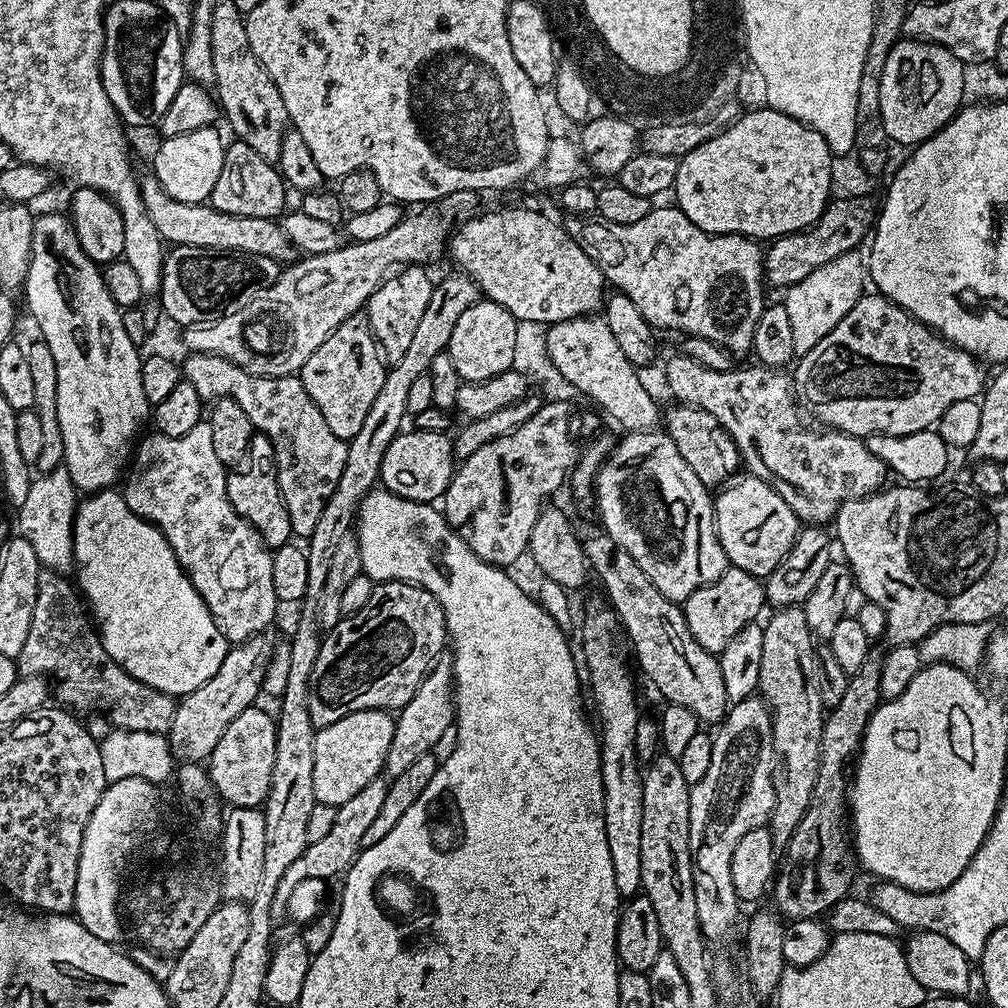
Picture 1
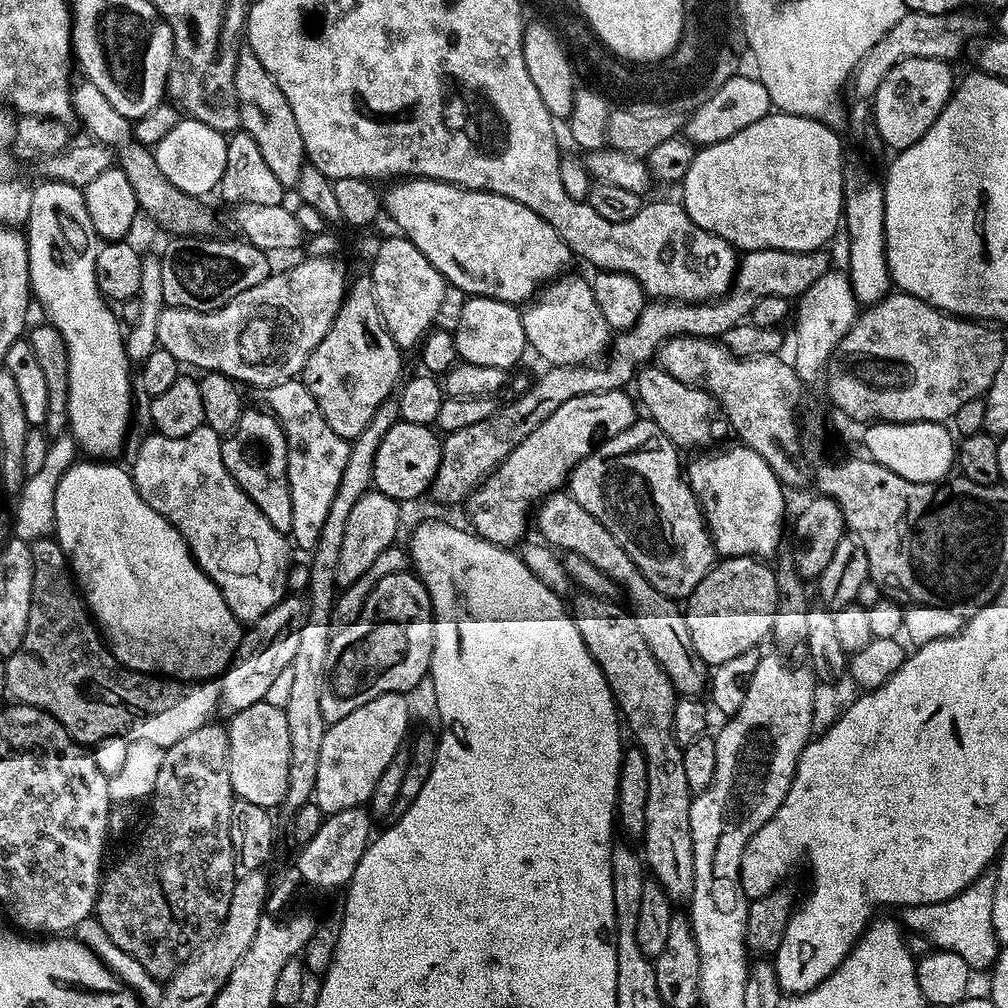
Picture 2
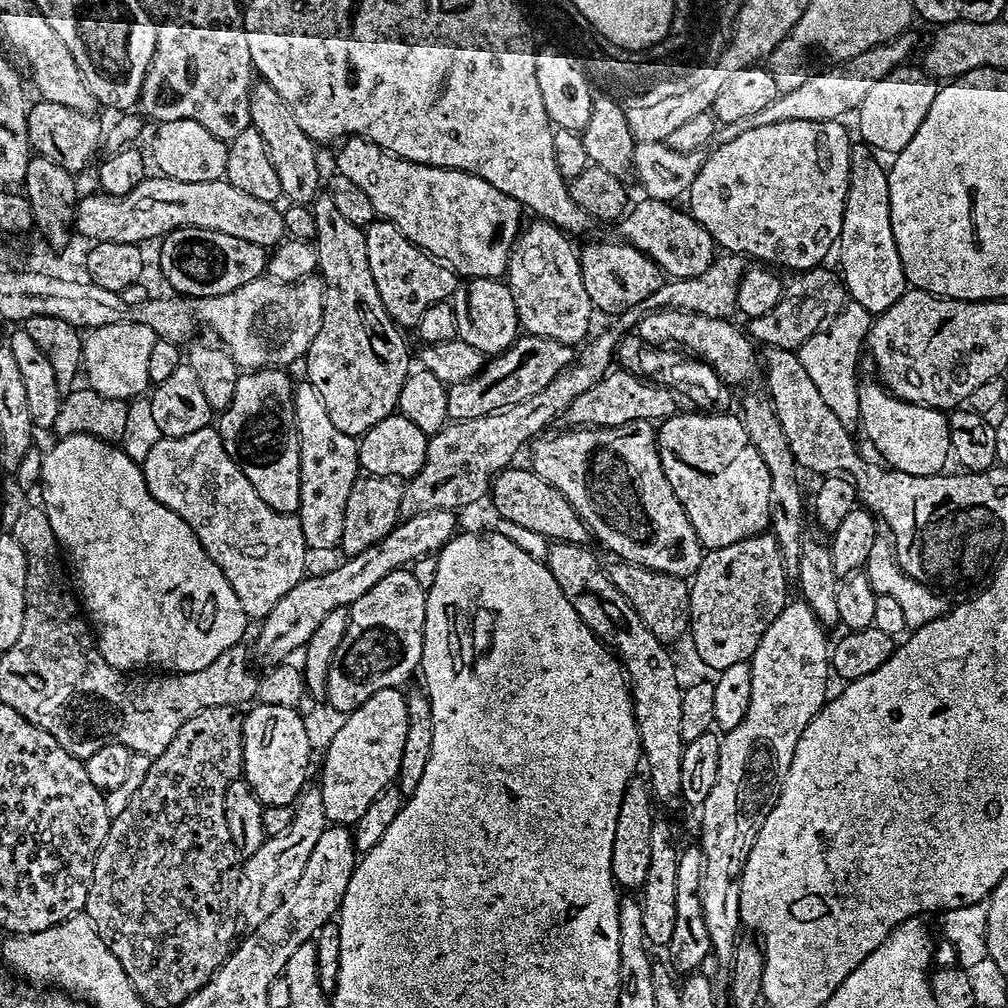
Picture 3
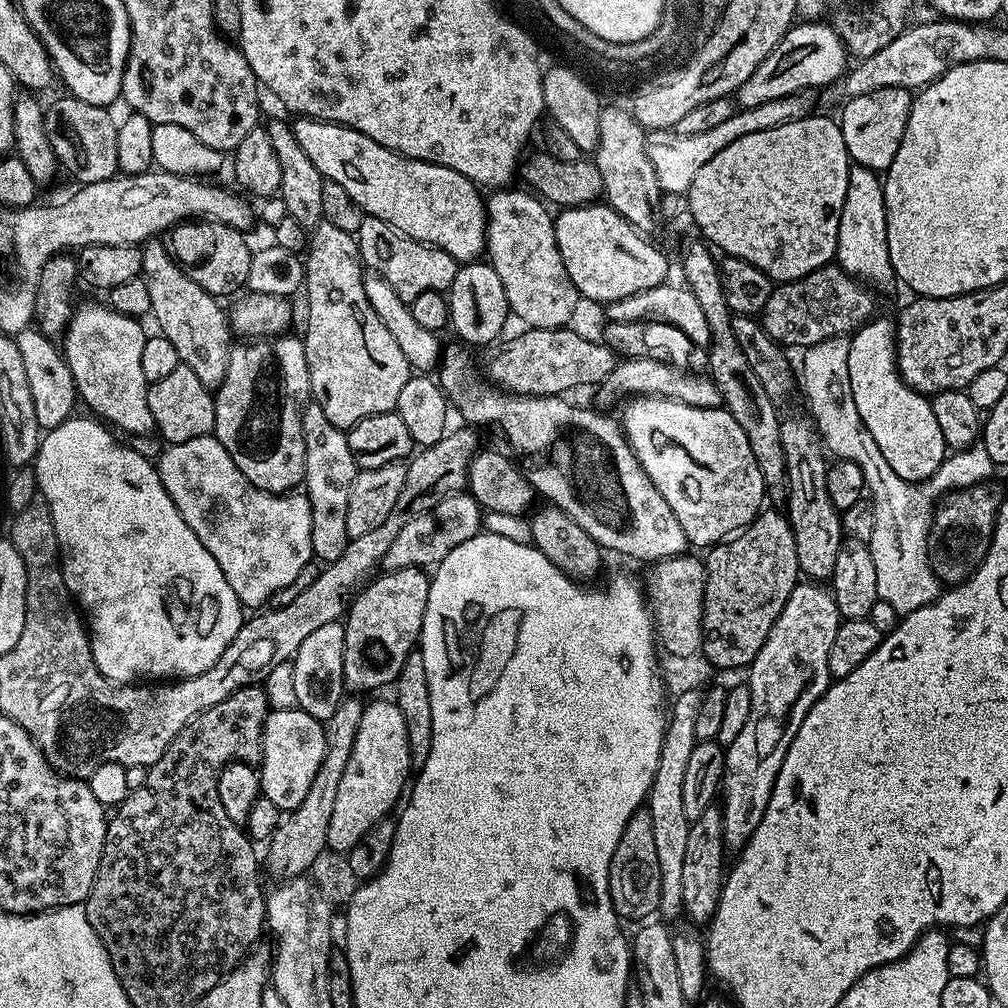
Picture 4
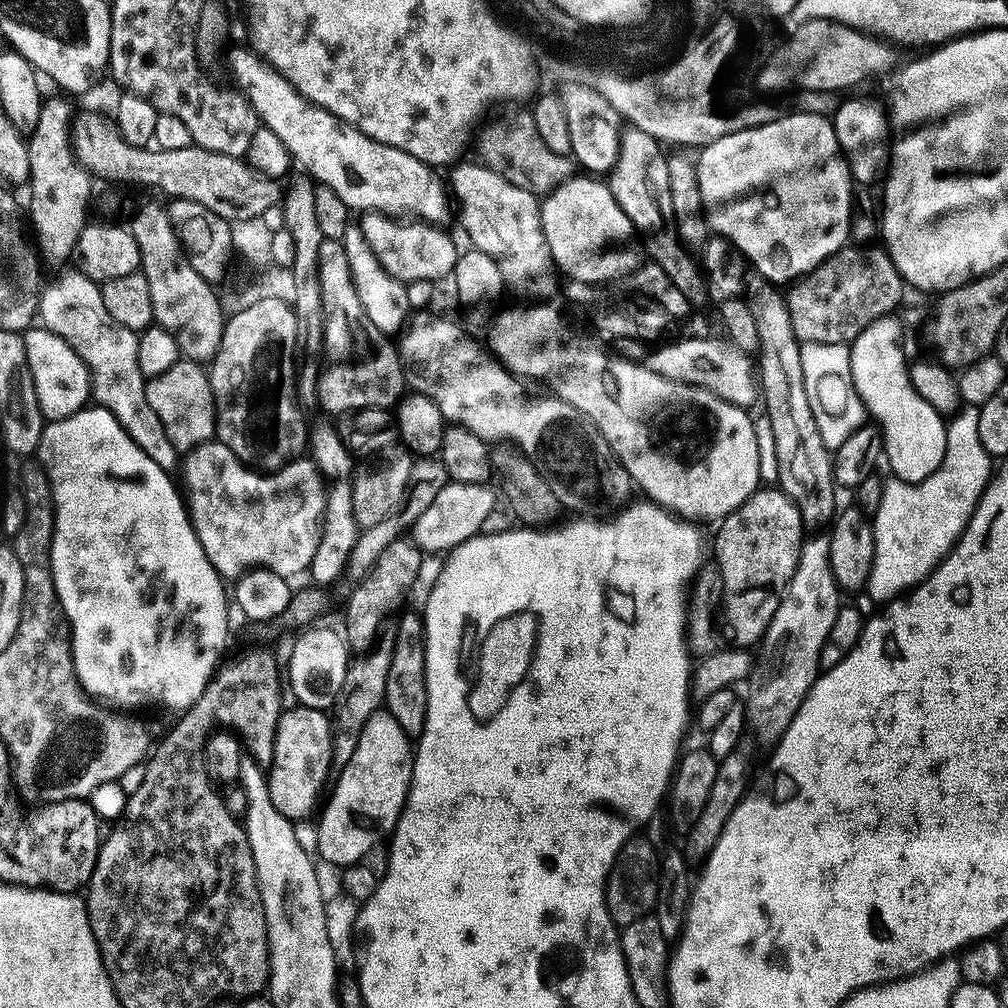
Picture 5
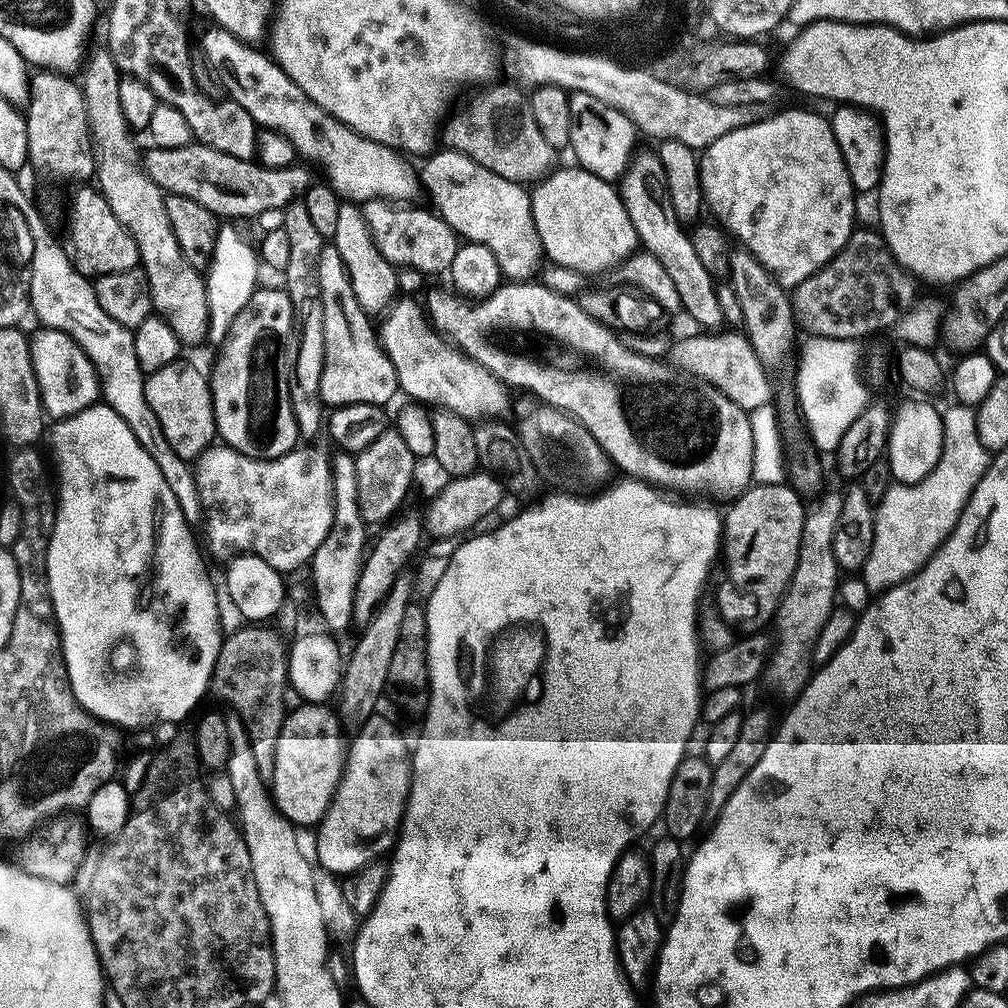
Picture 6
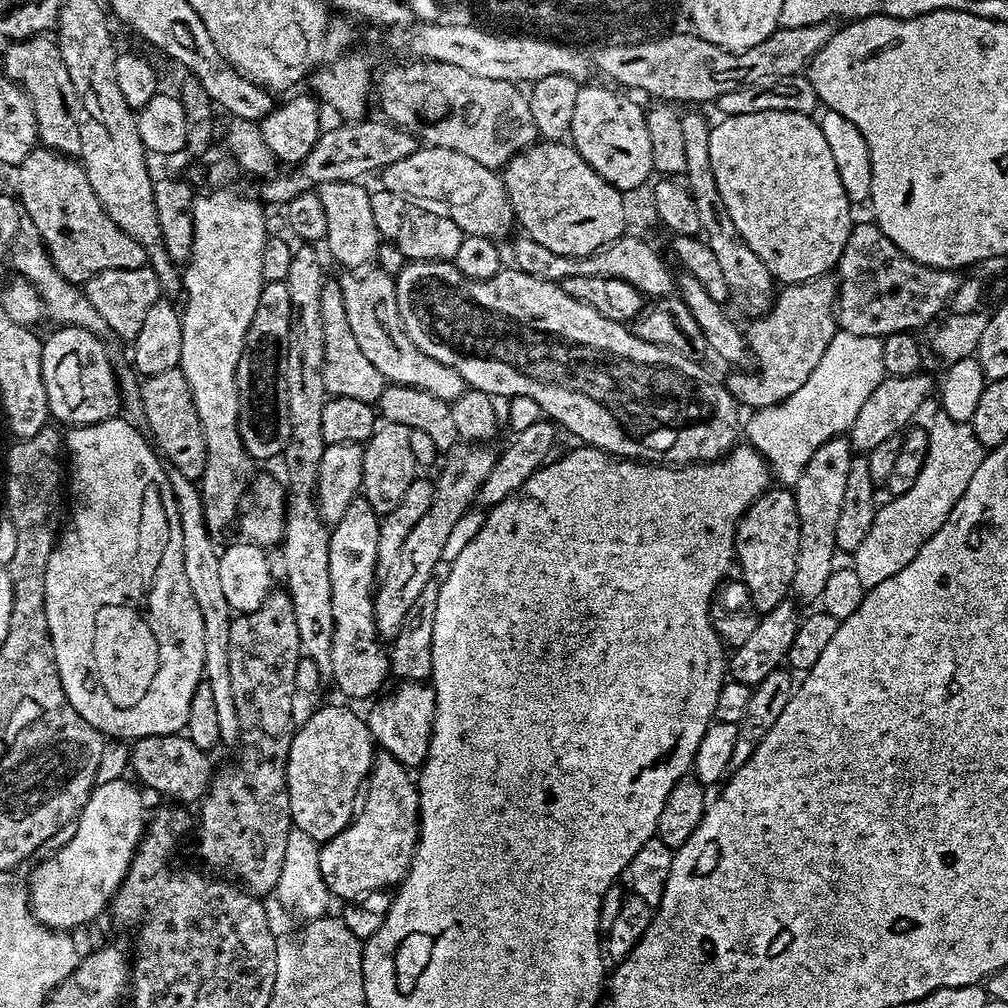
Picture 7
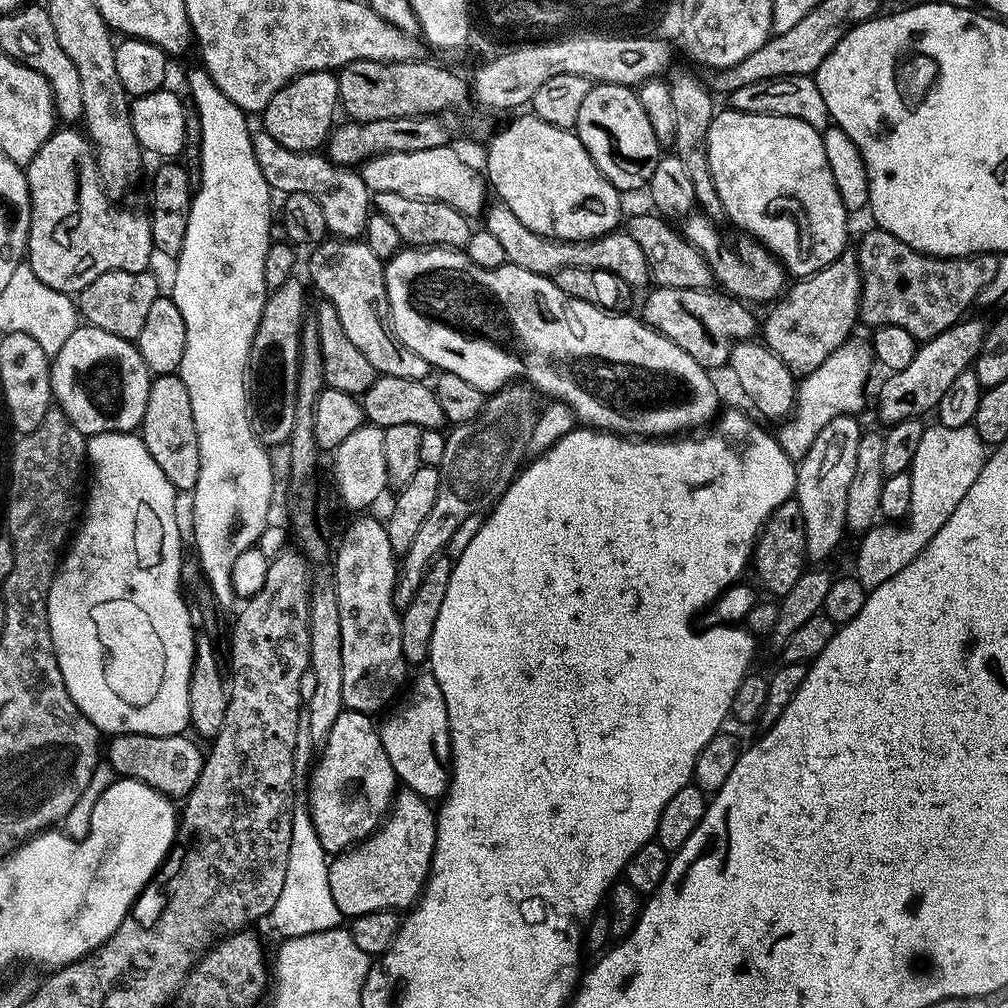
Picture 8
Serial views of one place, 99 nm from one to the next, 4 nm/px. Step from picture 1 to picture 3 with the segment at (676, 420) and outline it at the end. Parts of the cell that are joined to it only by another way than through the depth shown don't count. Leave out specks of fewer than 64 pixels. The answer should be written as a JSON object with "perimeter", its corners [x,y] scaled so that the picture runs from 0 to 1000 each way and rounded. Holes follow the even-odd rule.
{"perimeter":[[[630,331],[616,334],[612,340],[611,359],[618,368],[629,370],[655,383],[669,386],[676,394],[681,393],[682,397],[688,400],[686,402],[692,407],[707,406],[704,404],[711,401],[718,387],[714,373],[697,357],[675,352],[666,346],[641,344],[638,337]]]}

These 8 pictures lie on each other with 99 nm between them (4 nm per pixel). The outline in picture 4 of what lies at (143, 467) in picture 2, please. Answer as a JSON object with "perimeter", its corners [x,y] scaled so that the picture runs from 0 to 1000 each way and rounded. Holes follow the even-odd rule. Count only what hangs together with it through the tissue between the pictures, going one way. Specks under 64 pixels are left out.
{"perimeter":[[[210,431],[197,433],[196,435],[188,435],[188,438],[167,440],[164,445],[164,448],[159,452],[159,456],[157,455],[157,467],[159,477],[165,486],[165,490],[169,490],[173,502],[177,502],[177,510],[181,510],[185,522],[188,522],[188,526],[192,526],[192,530],[196,530],[196,538],[200,538],[200,542],[204,542],[204,546],[208,546],[212,558],[216,558],[220,569],[224,569],[224,577],[228,577],[228,585],[232,585],[232,589],[237,593],[239,600],[246,605],[254,605],[259,601],[265,600],[267,598],[265,595],[268,594],[273,587],[278,587],[281,583],[288,582],[289,579],[301,569],[302,563],[305,562],[306,556],[309,557],[311,555],[310,543],[308,542],[310,507],[308,506],[308,498],[306,497],[305,491],[298,486],[291,486],[279,490],[276,488],[265,488],[256,482],[252,482],[252,478],[248,478],[244,474],[244,470],[240,470],[240,466],[236,466],[236,462],[232,462],[232,454],[228,454],[224,442],[220,442],[220,438],[215,437],[213,432]]]}

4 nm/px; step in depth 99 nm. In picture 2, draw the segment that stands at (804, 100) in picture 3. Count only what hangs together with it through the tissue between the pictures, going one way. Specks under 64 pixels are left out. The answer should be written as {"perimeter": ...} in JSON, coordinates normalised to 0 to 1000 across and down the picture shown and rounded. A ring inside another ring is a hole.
{"perimeter":[[[953,10],[938,14],[898,11],[897,16],[891,18],[891,22],[887,22],[887,26],[879,30],[879,34],[875,34],[875,38],[871,38],[871,42],[867,42],[863,50],[859,50],[859,54],[855,54],[851,65],[843,76],[843,91],[845,87],[849,97],[868,96],[875,77],[879,77],[879,73],[883,73],[883,69],[887,69],[887,65],[899,58],[927,58],[948,62],[948,59],[955,54],[956,47],[963,40],[971,41],[977,35],[975,32],[982,28],[981,21],[979,24],[971,15],[973,13],[968,10]]]}

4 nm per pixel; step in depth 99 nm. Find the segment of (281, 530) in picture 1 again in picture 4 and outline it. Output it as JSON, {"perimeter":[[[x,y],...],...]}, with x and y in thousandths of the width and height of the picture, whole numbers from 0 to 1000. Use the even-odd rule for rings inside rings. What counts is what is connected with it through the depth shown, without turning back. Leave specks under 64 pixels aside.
{"perimeter":[[[279,331],[231,340],[224,375],[213,386],[212,432],[224,442],[232,462],[252,482],[265,488],[291,487],[302,475],[304,438],[300,431],[302,402],[308,397],[308,371],[302,338],[297,332]]]}

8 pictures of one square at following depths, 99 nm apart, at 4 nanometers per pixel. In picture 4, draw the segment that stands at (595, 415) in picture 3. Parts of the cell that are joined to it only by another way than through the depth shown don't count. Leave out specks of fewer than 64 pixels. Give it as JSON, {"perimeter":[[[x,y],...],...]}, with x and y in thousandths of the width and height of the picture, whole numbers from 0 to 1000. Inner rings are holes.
{"perimeter":[[[633,354],[631,356],[616,356],[609,367],[594,382],[595,397],[603,401],[614,393],[626,395],[629,393],[656,393],[665,395],[669,399],[681,399],[681,403],[689,405],[713,405],[717,402],[718,393],[707,379],[705,372],[691,371],[689,368],[680,368],[659,358],[651,358],[647,354]]]}

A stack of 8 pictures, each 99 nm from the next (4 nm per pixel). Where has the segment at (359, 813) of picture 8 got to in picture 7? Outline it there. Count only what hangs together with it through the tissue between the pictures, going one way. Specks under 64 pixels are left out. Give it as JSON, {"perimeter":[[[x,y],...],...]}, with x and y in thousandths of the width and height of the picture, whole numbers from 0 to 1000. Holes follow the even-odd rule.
{"perimeter":[[[325,698],[322,702],[314,701],[310,711],[291,725],[286,741],[284,780],[290,820],[303,826],[315,838],[321,837],[327,831],[331,831],[331,827],[338,825],[342,817],[349,814],[349,807],[354,801],[359,779],[369,762],[370,749],[371,735],[360,709],[352,710],[347,703],[336,702],[333,698]]]}

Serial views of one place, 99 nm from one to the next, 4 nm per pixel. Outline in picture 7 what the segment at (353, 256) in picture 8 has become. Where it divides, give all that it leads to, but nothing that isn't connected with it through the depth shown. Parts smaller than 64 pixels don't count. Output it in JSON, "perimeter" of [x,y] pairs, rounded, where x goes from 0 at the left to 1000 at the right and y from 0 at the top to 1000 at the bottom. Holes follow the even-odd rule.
{"perimeter":[[[376,268],[364,270],[341,272],[341,275],[336,275],[335,278],[339,296],[343,300],[343,319],[347,319],[347,327],[351,327],[355,343],[359,343],[359,351],[363,351],[367,359],[371,359],[371,364],[381,372],[385,381],[423,387],[423,391],[431,391],[431,395],[438,395],[445,399],[453,397],[462,388],[460,376],[456,374],[454,367],[438,363],[438,359],[415,347],[415,343],[407,339],[403,327],[397,322],[392,277]]]}

